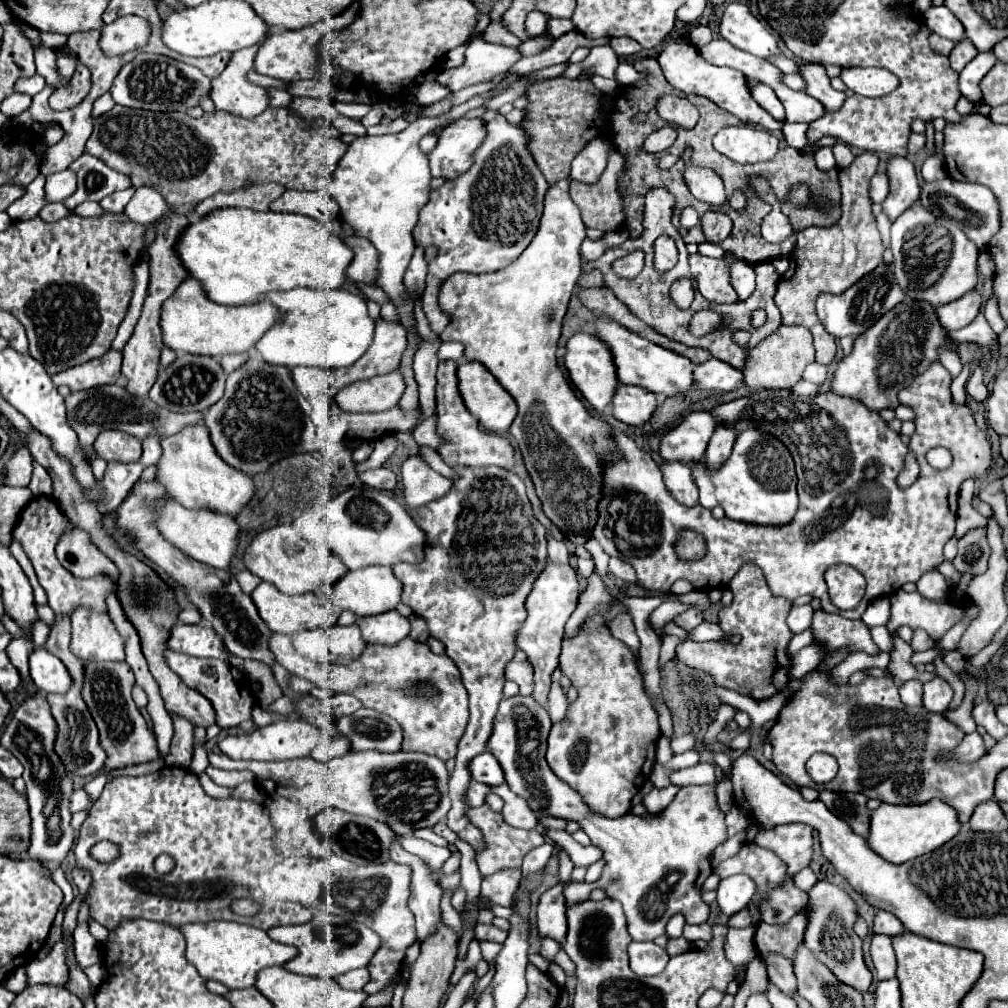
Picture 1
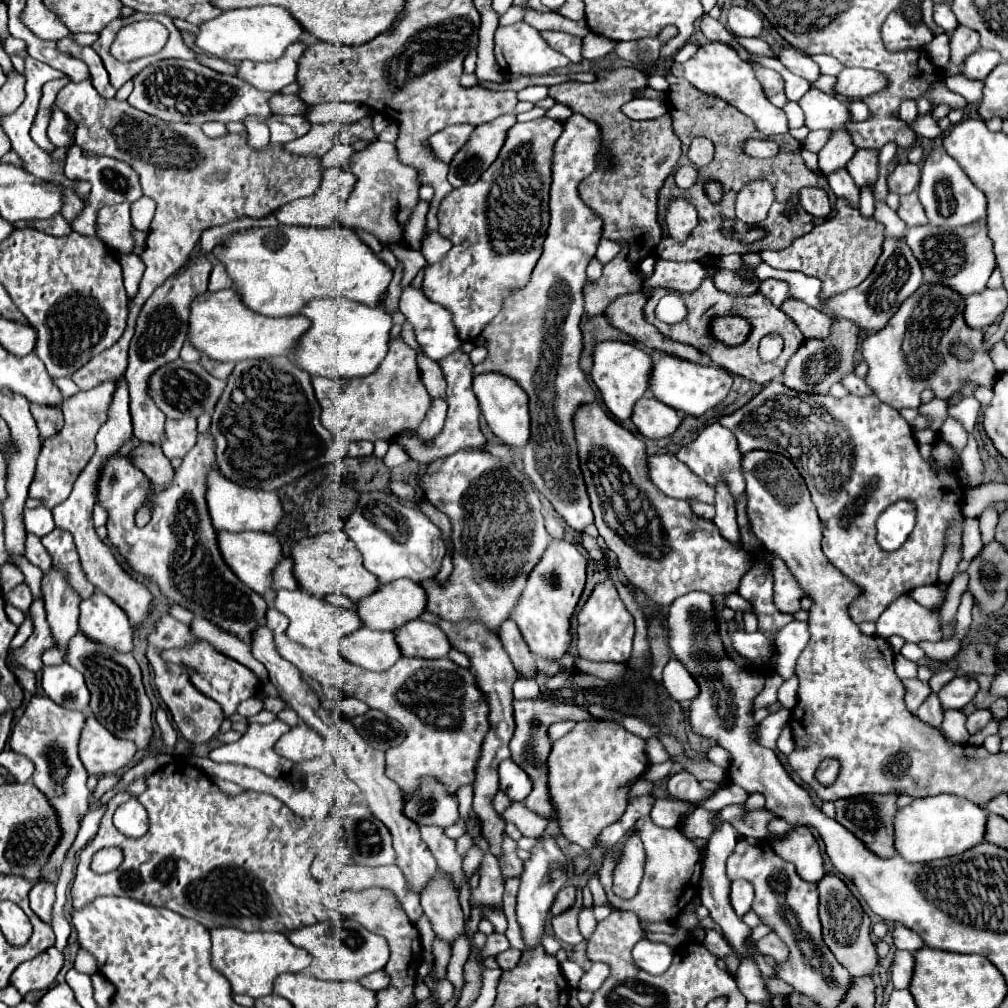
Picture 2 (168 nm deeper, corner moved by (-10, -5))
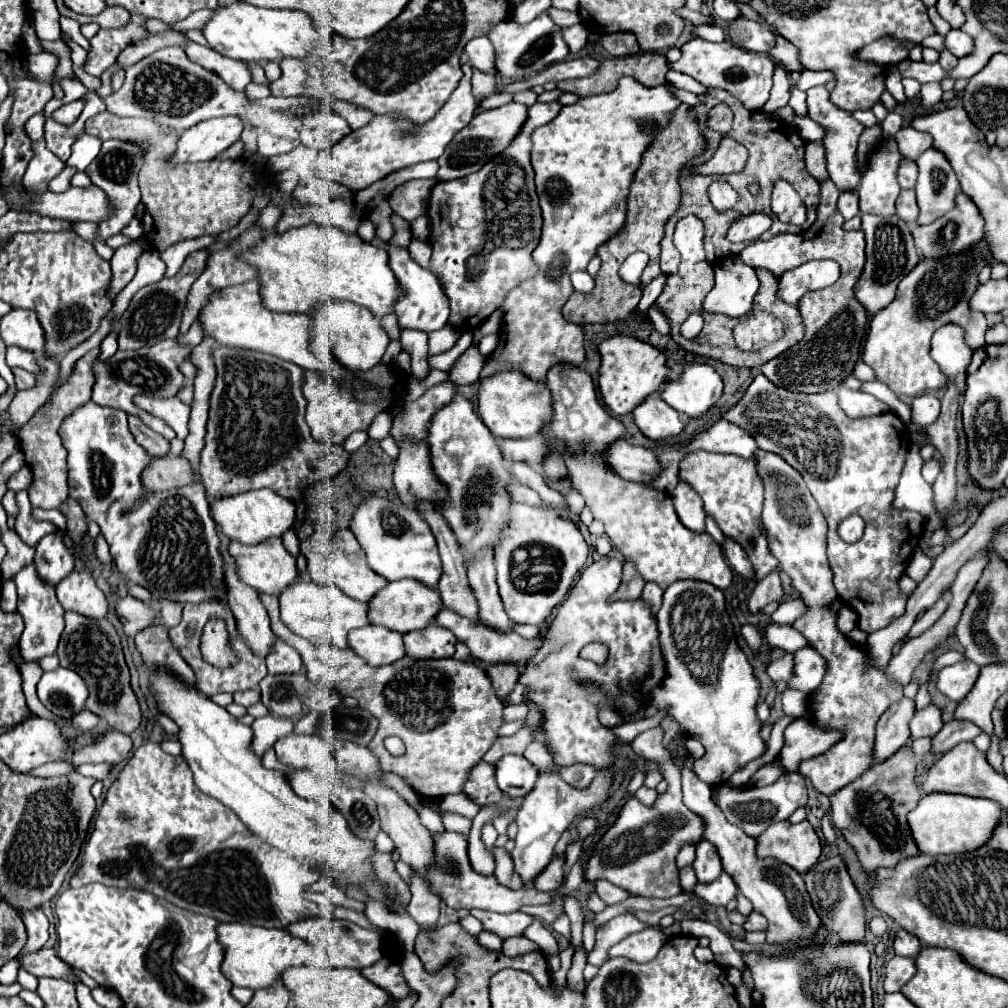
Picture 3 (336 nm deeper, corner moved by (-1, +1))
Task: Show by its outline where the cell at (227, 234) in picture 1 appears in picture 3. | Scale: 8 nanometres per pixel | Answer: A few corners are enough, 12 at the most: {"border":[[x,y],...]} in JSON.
{"border":[[339,228],[267,234],[241,256],[263,304],[345,300],[383,318],[403,296],[387,252]]}

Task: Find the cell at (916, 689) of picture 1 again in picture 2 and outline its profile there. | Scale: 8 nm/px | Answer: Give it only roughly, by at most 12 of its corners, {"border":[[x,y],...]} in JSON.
{"border":[[938,696],[922,702],[916,714],[926,724],[940,728],[944,710]]}

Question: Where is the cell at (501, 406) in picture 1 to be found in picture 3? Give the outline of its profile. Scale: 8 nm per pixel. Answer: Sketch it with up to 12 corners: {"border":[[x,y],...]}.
{"border":[[515,370],[481,380],[477,410],[495,438],[551,424],[547,382]]}

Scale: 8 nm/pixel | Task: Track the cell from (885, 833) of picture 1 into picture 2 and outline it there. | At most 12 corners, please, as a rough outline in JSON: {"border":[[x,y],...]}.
{"border":[[960,796],[896,812],[894,846],[928,862],[984,842],[986,810]]}

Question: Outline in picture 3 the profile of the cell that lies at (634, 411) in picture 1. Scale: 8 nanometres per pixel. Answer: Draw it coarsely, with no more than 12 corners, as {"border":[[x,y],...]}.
{"border":[[655,394],[633,410],[651,440],[675,438],[683,416]]}

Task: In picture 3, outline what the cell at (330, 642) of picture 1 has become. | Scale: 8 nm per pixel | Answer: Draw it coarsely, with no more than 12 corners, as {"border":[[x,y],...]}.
{"border":[[369,624],[349,644],[371,666],[405,656],[403,634]]}

